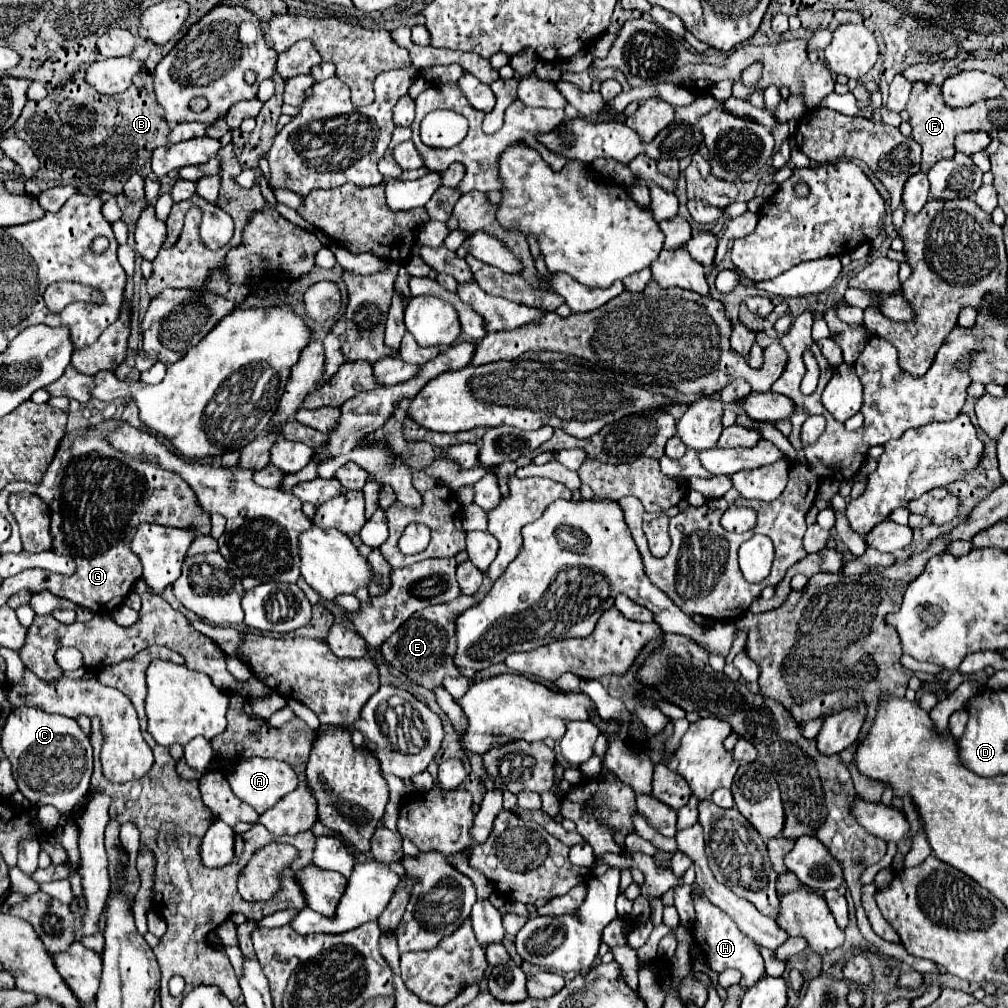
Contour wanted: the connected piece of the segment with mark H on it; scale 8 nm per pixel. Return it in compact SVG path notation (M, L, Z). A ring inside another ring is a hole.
M693 885L693 893L697 895L693 899L695 905L695 919L693 919L693 939L697 943L697 947L703 951L705 961L709 965L709 969L713 973L721 973L725 969L737 969L741 971L741 989L751 989L759 979L765 977L765 967L763 967L763 957L759 953L759 945L751 939L745 937L745 933L741 933L737 929L737 925L733 923L733 919L721 911L719 907L715 907L703 893L701 889L697 889L697 885Z

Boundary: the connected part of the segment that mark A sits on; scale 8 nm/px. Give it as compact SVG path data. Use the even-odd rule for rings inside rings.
M259 757L237 763L235 769L227 775L227 779L229 779L233 793L241 801L249 803L259 815L265 813L267 809L271 809L281 797L285 797L287 793L291 793L299 785L299 777L291 769L289 763L283 763L283 761L277 761L277 759L259 759Z

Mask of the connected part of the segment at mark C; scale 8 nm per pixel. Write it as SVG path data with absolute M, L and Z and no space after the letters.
M17 707L7 717L1 747L11 761L19 791L31 805L53 805L61 813L77 811L83 805L93 773L93 749L77 721L33 707Z

